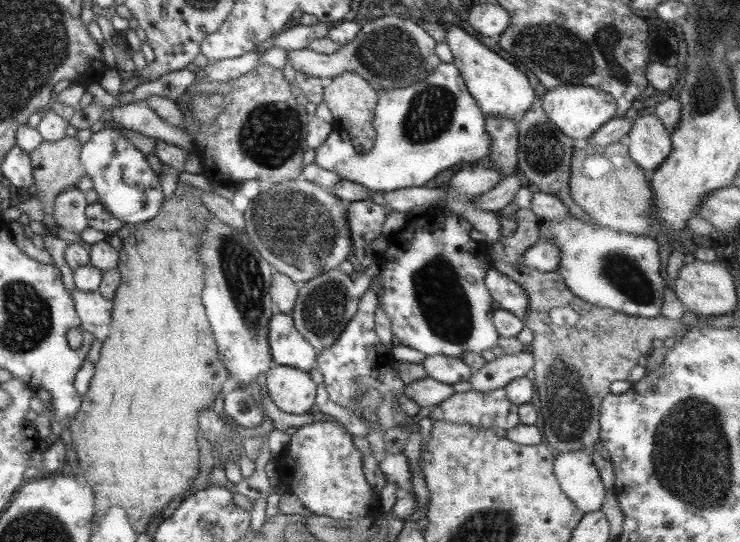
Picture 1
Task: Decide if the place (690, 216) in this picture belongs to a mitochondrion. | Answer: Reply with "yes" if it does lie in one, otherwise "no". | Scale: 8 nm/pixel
no

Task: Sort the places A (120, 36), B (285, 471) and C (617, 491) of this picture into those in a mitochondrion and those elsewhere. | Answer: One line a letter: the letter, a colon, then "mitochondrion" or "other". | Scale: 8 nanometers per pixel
A: other
B: other
C: other

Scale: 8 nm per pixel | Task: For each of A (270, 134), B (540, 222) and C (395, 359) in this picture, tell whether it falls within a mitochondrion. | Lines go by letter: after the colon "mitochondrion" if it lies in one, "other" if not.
A: mitochondrion
B: other
C: other

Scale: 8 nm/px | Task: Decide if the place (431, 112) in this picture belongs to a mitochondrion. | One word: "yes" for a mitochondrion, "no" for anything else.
yes

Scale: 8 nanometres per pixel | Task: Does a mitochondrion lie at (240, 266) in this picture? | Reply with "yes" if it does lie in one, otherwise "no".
yes

